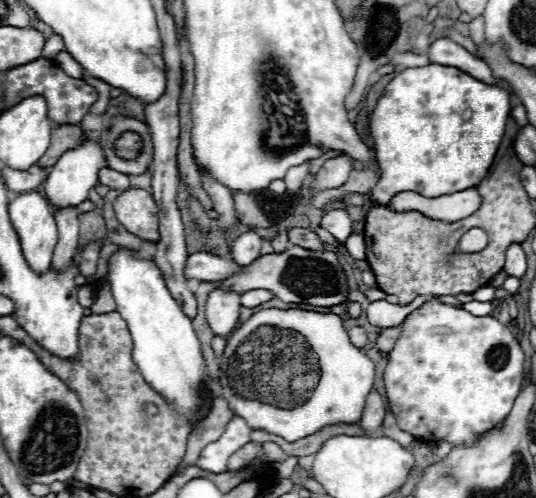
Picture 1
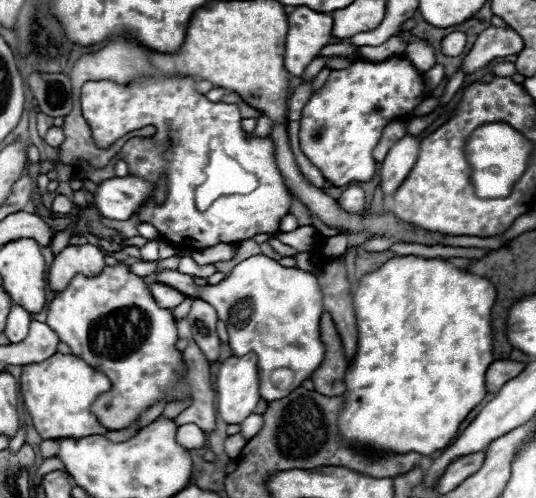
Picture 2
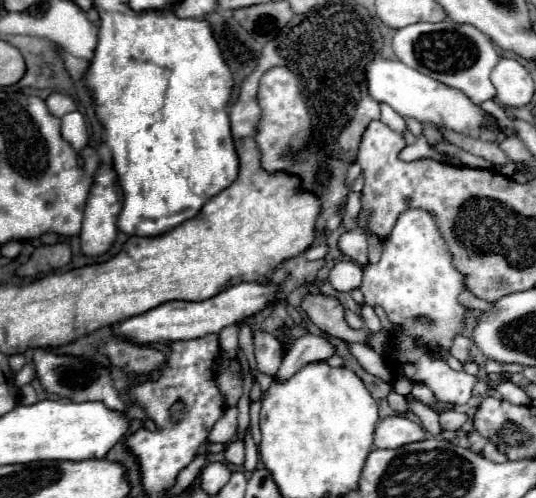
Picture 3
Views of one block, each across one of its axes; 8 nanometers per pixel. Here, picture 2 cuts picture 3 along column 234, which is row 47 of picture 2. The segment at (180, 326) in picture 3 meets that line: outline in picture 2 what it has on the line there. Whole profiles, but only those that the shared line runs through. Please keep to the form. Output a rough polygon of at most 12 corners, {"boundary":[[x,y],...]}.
{"boundary":[[296,6],[288,14],[284,62],[292,76],[330,42],[334,20]]}

